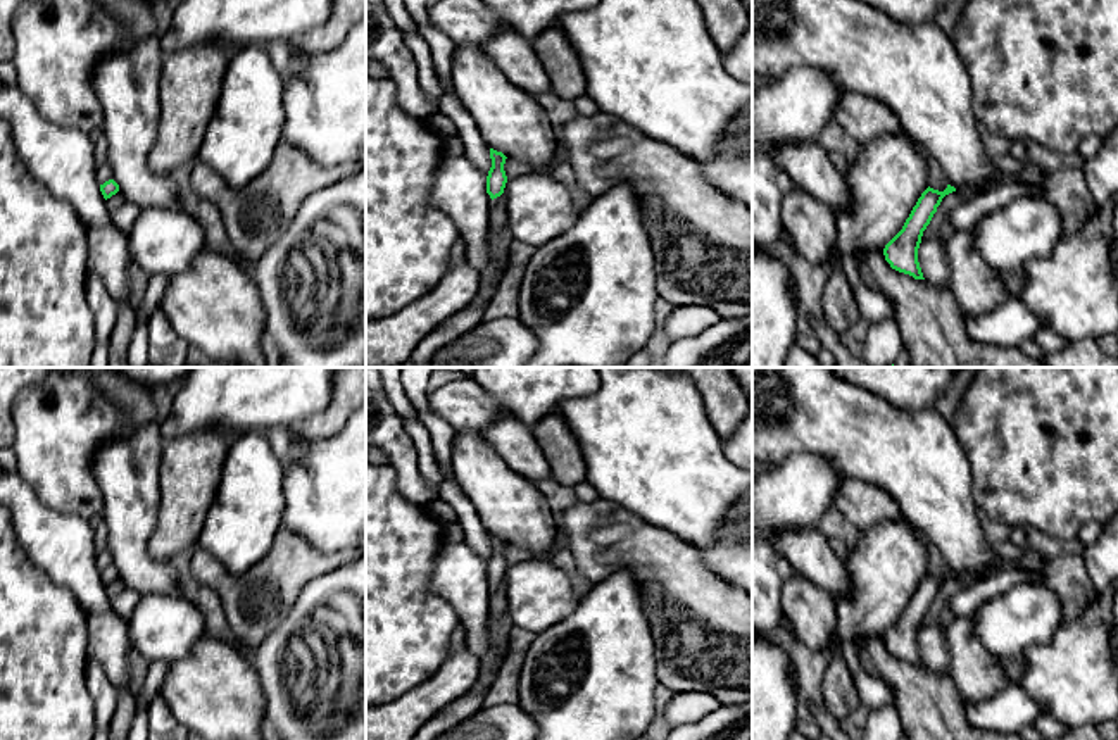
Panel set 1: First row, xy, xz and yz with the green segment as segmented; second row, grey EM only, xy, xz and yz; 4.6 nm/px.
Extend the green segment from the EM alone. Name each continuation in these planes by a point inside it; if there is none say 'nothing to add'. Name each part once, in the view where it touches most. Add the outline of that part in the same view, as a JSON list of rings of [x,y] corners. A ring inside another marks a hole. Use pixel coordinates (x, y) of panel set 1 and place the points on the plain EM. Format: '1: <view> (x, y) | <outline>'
nothing to add

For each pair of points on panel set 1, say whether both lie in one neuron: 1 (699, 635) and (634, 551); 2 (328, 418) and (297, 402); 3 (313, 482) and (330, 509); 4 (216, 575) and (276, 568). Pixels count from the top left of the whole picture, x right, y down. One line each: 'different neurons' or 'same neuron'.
1: same neuron
2: different neurons
3: same neuron
4: same neuron

